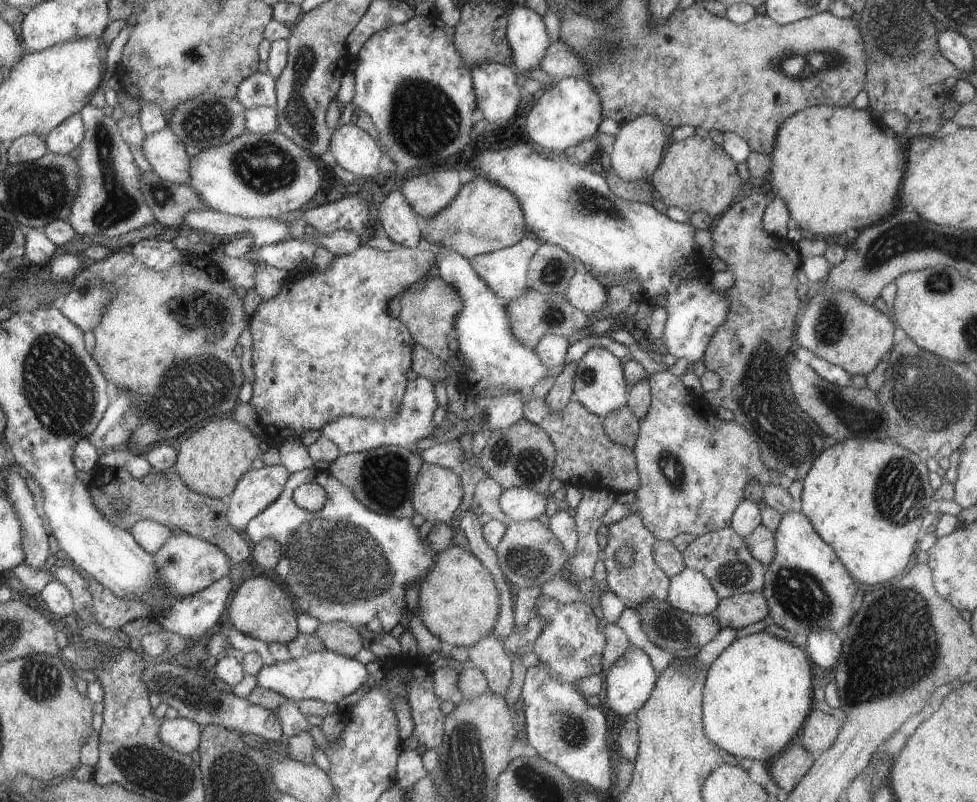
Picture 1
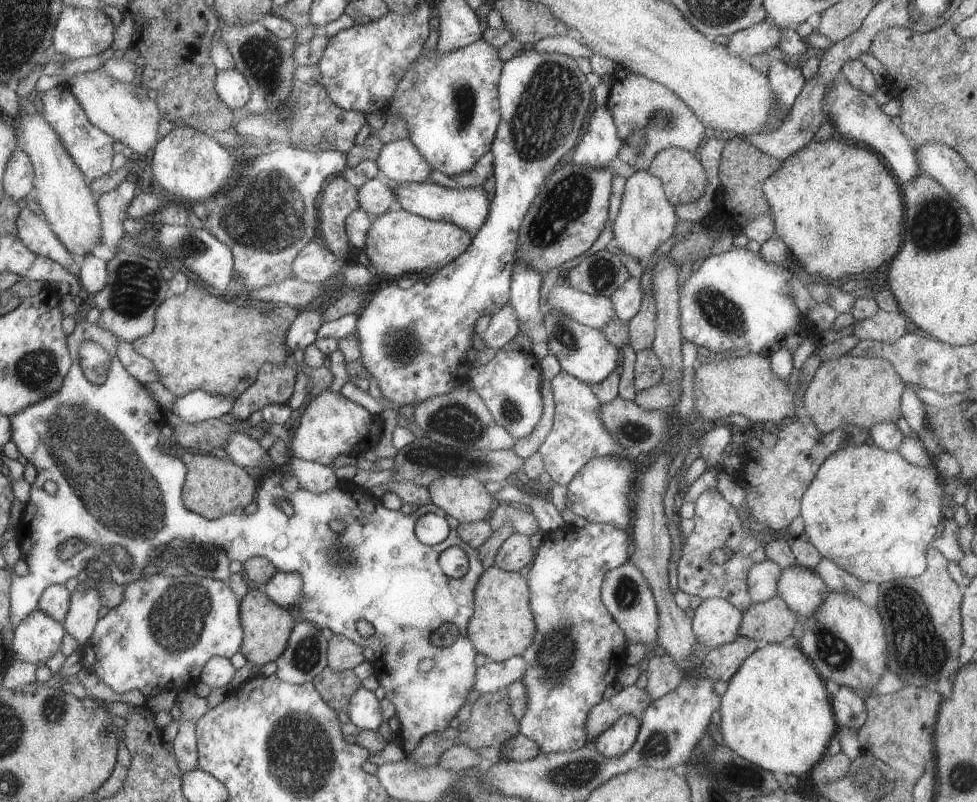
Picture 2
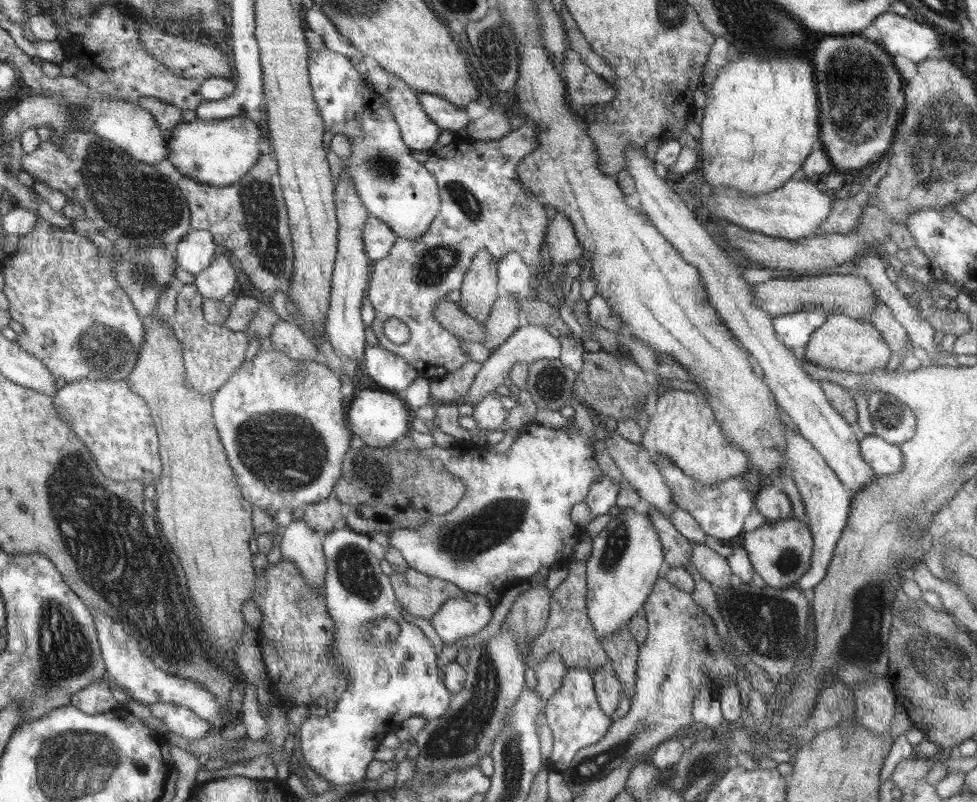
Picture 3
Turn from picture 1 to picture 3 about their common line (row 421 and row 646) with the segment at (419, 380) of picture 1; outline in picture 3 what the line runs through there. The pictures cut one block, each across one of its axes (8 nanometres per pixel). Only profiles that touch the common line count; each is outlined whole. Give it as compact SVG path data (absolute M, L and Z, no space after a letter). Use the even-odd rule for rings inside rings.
M348 527L324 534L322 543L326 560L323 595L336 626L335 644L332 644L334 655L331 656L331 660L338 665L336 669L344 669L348 673L348 688L340 699L336 700L334 711L327 712L326 717L309 714L299 731L300 750L308 768L333 786L364 781L366 766L374 758L374 752L368 748L368 742L376 734L380 734L382 730L400 727L410 716L422 716L428 721L439 719L450 710L451 699L454 697L447 686L442 684L445 680L442 680L442 672L438 668L434 645L418 626L402 615L402 607L391 580L380 570L378 558L370 552L372 543L373 540L370 540L368 535L358 534ZM384 617L396 620L401 629L397 640L388 645L380 645L375 638L370 638L366 628L367 624L376 618Z

